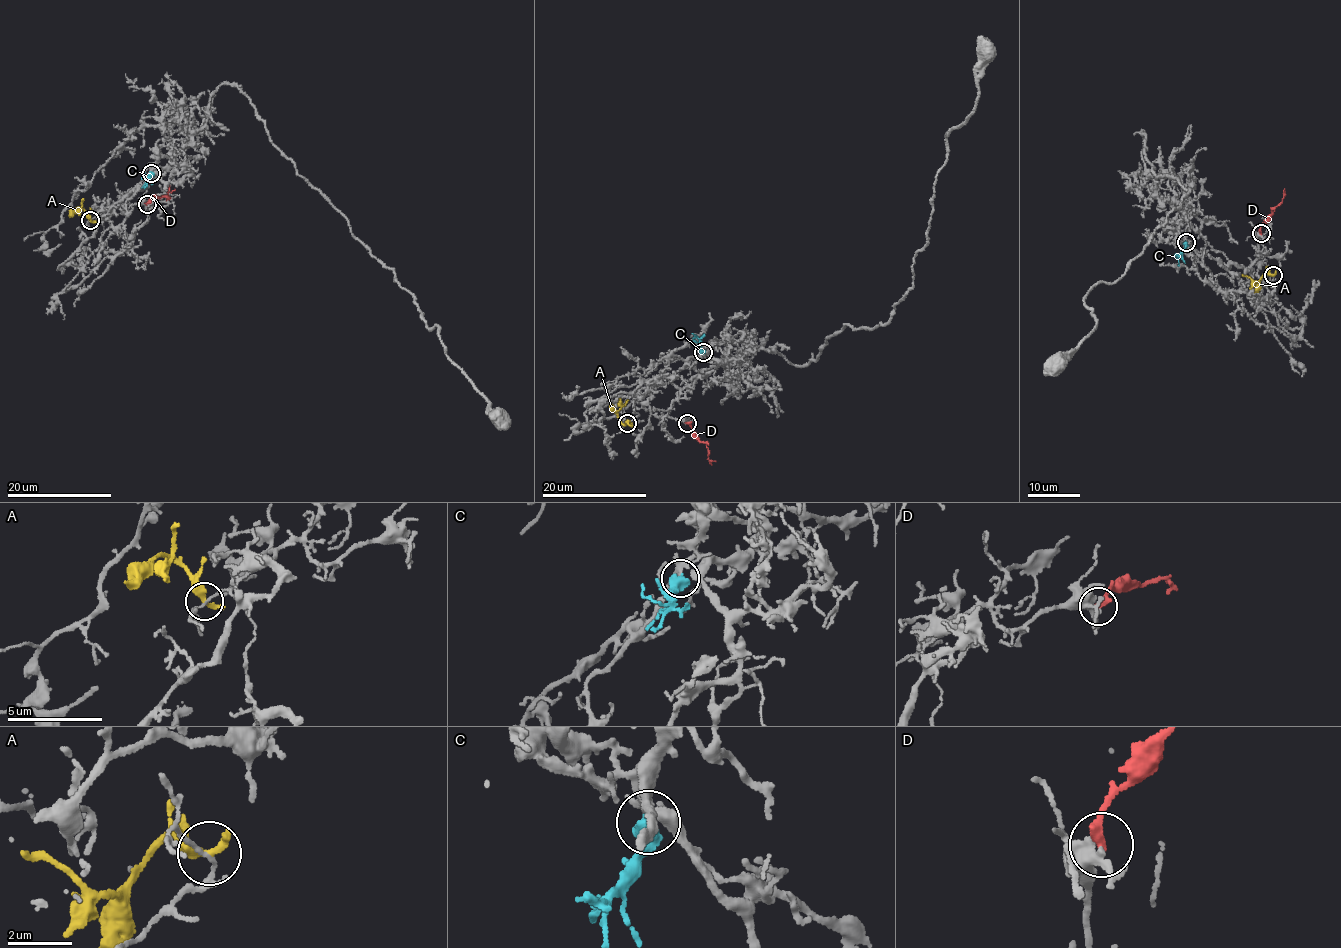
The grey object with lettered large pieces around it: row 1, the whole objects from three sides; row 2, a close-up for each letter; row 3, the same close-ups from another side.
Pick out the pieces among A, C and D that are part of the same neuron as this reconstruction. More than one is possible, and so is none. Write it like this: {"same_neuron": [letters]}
{"same_neuron": ["C"]}

